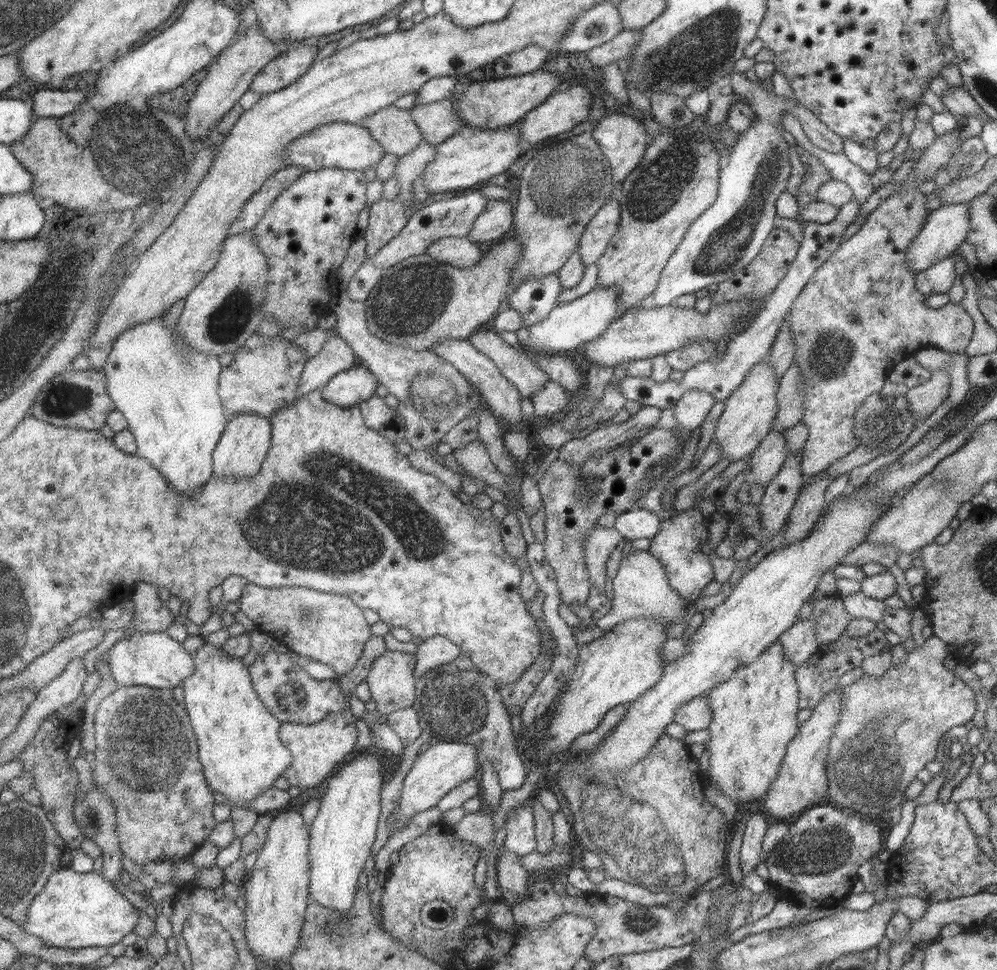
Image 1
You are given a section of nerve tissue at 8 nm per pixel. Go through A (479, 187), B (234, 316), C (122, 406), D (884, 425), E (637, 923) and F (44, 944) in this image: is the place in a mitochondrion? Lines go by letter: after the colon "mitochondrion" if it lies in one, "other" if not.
A: other
B: mitochondrion
C: other
D: mitochondrion
E: mitochondrion
F: other

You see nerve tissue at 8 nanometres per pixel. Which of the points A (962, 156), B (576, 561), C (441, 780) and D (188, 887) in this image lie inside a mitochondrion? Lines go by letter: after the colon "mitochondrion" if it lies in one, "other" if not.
A: other
B: other
C: other
D: other

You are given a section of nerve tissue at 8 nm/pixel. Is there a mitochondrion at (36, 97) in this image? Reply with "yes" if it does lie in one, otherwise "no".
no

